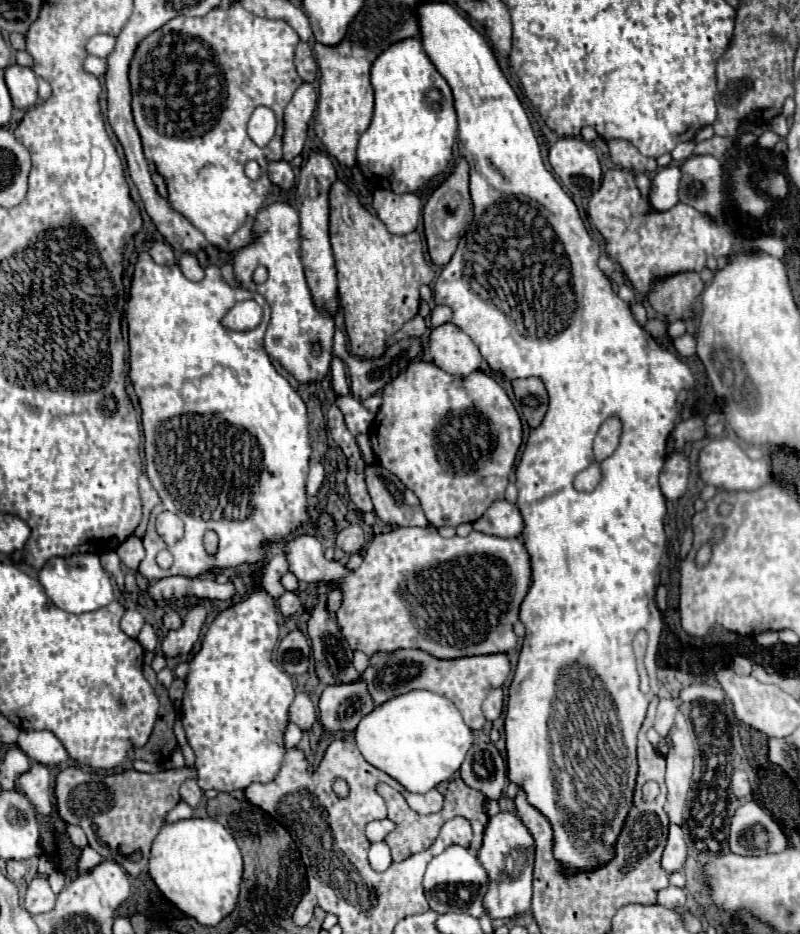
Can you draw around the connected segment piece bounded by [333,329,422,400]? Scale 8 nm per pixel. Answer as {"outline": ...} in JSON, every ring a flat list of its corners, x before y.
{"outline":[[336,329,334,333,333,354,340,357,345,363,351,380,350,392,356,400,366,400,372,394,376,394,380,388,384,388,390,382,388,378,394,378,400,370,404,370,418,356,420,348,422,348,420,338,408,338,408,340,400,340,394,346,390,346,388,354,384,354,382,358,376,358,376,360,358,360,358,358,350,356,350,353,347,351,344,332]]}

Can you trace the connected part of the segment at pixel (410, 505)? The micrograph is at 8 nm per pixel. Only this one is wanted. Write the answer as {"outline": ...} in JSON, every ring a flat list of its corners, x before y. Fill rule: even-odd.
{"outline":[[366,468,364,476,368,494,374,502,374,512,382,522,394,526,428,526,416,494,392,476,392,472,384,468]]}

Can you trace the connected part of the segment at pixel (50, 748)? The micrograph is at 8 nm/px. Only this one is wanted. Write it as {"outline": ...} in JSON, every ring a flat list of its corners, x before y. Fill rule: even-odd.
{"outline":[[20,732,18,738,18,746,38,764,44,766,58,766,64,760,68,760,68,754,64,750,64,746,60,744,60,740,48,732]]}

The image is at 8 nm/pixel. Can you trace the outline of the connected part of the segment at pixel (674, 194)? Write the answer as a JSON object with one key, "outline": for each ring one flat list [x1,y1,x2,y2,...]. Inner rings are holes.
{"outline":[[664,168,656,174,650,188,650,204,652,208,666,212,678,204,678,182,680,182,680,168]]}

